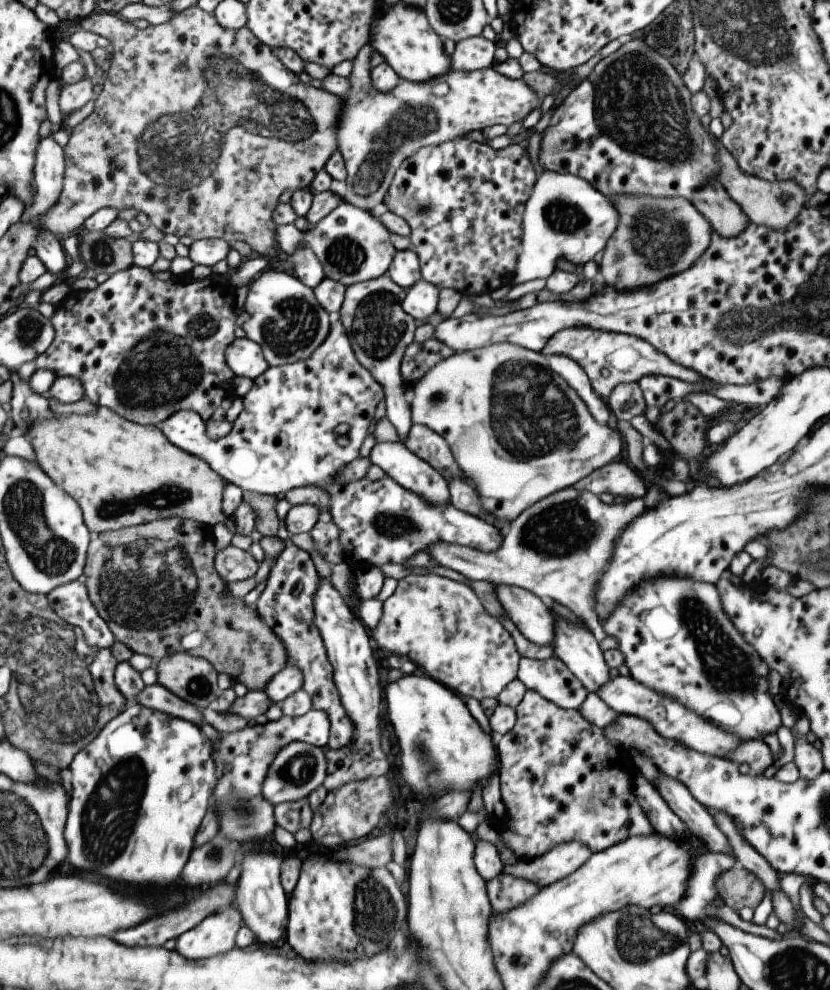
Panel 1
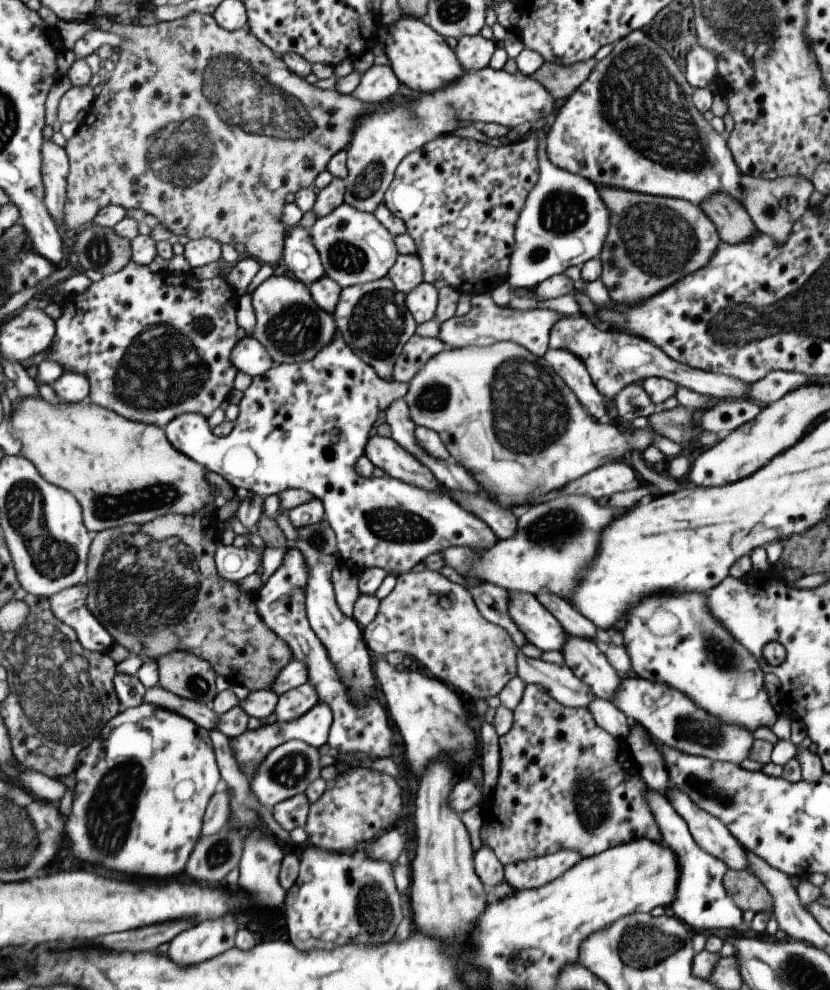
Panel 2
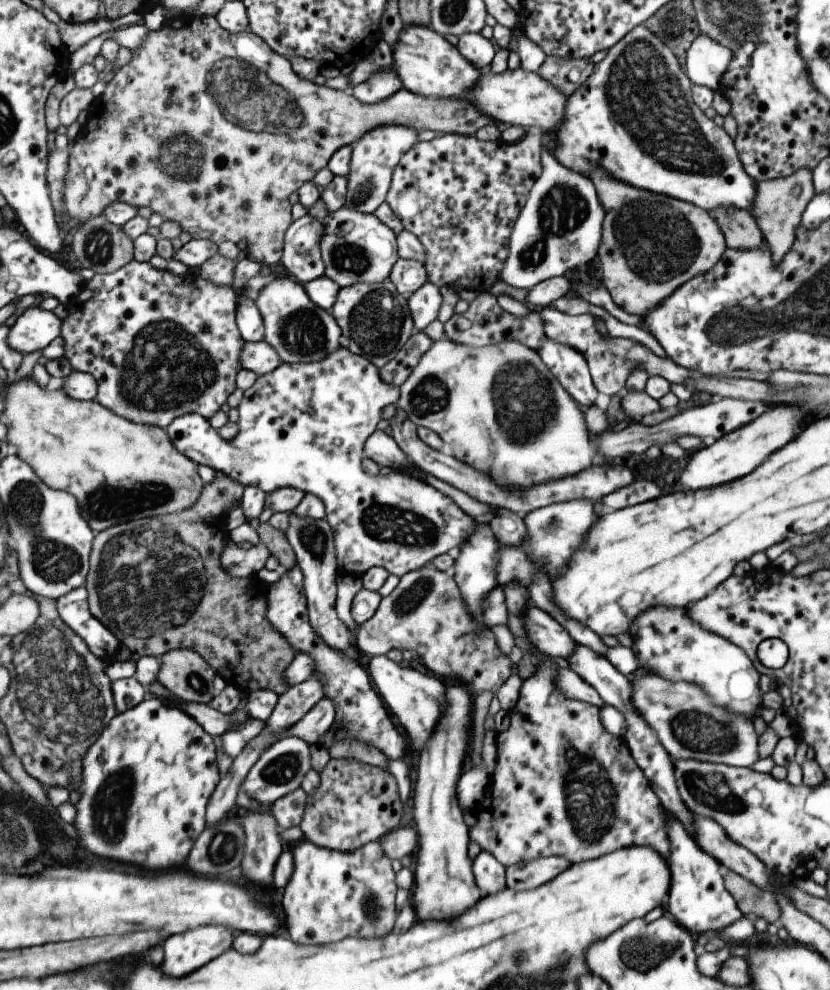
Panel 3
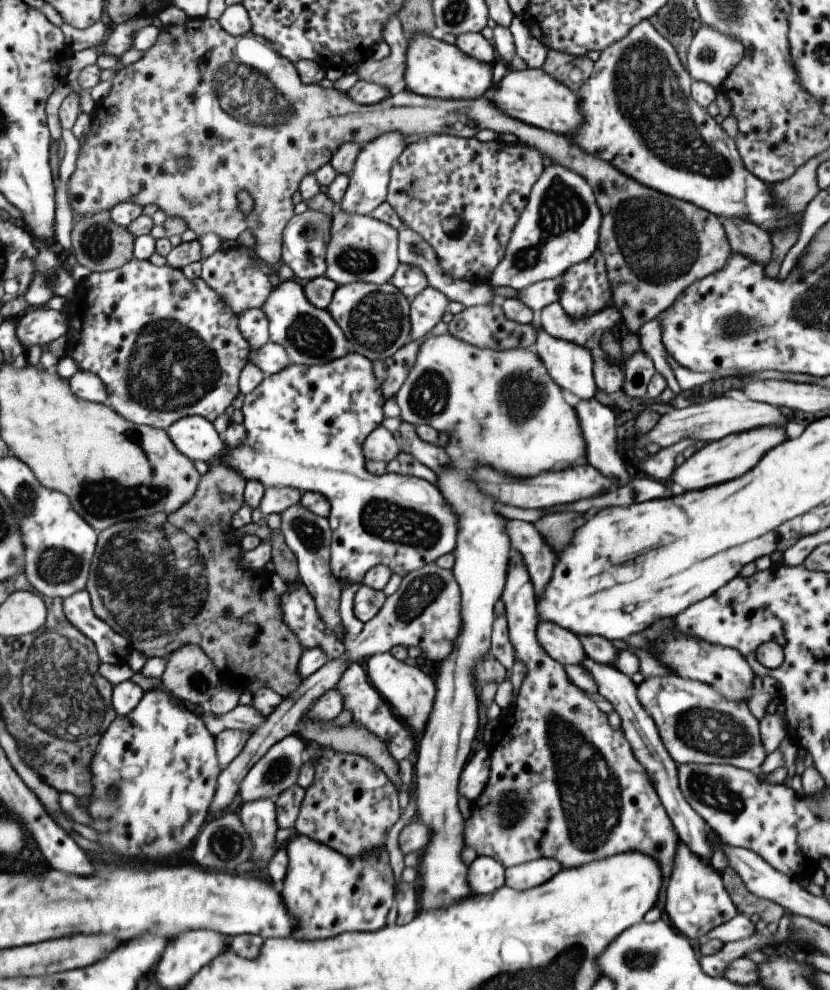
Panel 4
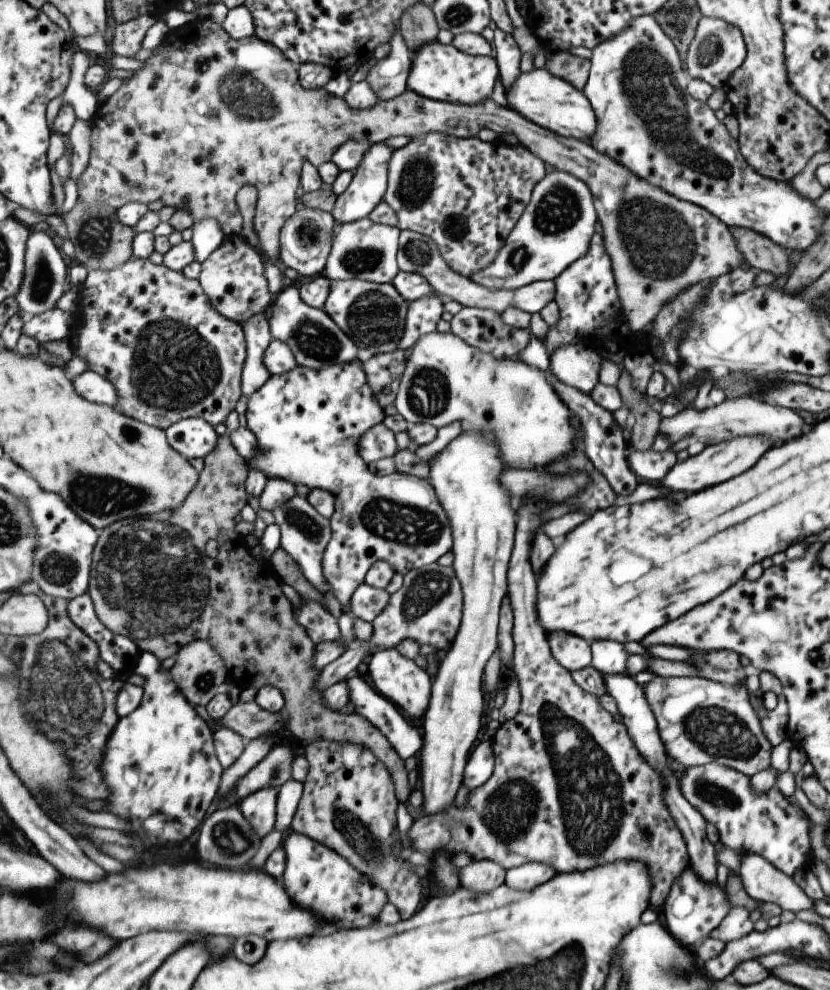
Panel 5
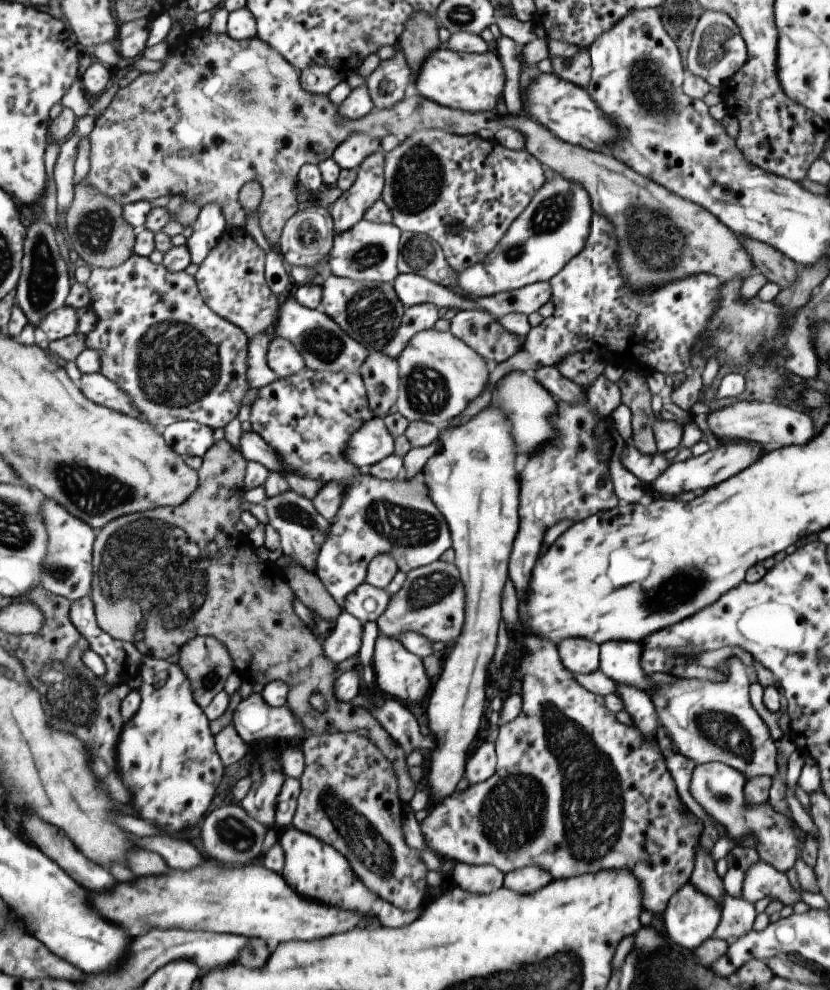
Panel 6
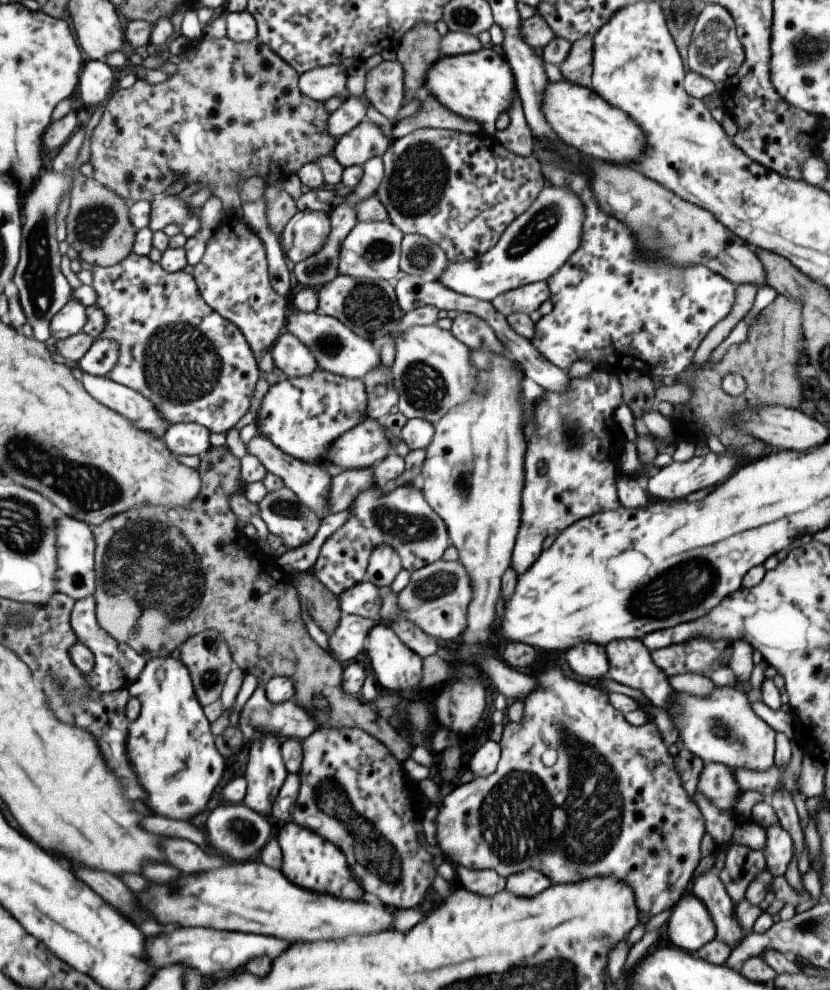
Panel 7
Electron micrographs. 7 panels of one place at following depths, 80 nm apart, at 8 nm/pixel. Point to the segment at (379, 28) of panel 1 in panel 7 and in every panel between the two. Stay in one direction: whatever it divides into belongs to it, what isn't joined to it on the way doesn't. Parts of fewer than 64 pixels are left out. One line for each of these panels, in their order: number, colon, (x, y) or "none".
2: (422, 62)
3: (425, 64)
4: (434, 69)
5: (437, 72)
6: (470, 82)
7: (479, 86)

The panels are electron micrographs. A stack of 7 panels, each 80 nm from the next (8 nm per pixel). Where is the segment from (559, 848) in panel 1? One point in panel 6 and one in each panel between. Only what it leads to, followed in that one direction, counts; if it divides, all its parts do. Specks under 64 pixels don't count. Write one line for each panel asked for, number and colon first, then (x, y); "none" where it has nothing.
2: (531, 874)
3: (523, 876)
4: (533, 873)
5: (526, 877)
6: (525, 880)

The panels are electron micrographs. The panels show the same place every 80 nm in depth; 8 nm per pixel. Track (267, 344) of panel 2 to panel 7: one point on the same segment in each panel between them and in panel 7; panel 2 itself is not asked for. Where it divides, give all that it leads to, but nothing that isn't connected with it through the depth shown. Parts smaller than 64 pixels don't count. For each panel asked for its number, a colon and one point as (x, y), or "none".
3: (295, 329)
4: (310, 337)
5: (315, 341)
6: (323, 346)
7: (336, 349)

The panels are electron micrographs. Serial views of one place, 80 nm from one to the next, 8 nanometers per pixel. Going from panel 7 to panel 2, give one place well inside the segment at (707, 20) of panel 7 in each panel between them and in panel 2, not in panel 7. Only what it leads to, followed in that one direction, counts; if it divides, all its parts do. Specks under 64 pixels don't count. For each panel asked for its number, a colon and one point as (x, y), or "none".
2: (700, 69)
3: (706, 60)
4: (710, 57)
5: (717, 49)
6: (716, 51)

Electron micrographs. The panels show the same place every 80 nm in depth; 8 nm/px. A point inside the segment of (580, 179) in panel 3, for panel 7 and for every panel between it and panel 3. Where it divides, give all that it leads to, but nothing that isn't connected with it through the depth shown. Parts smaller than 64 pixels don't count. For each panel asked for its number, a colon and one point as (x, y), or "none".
4: (558, 227)
5: (555, 228)
6: (552, 229)
7: (536, 243)

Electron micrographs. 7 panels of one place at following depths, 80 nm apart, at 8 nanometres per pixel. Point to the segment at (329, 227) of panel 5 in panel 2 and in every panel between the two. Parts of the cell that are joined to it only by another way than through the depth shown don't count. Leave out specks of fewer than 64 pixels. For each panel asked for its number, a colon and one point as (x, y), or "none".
2: (300, 258)
3: (301, 261)
4: (304, 240)

